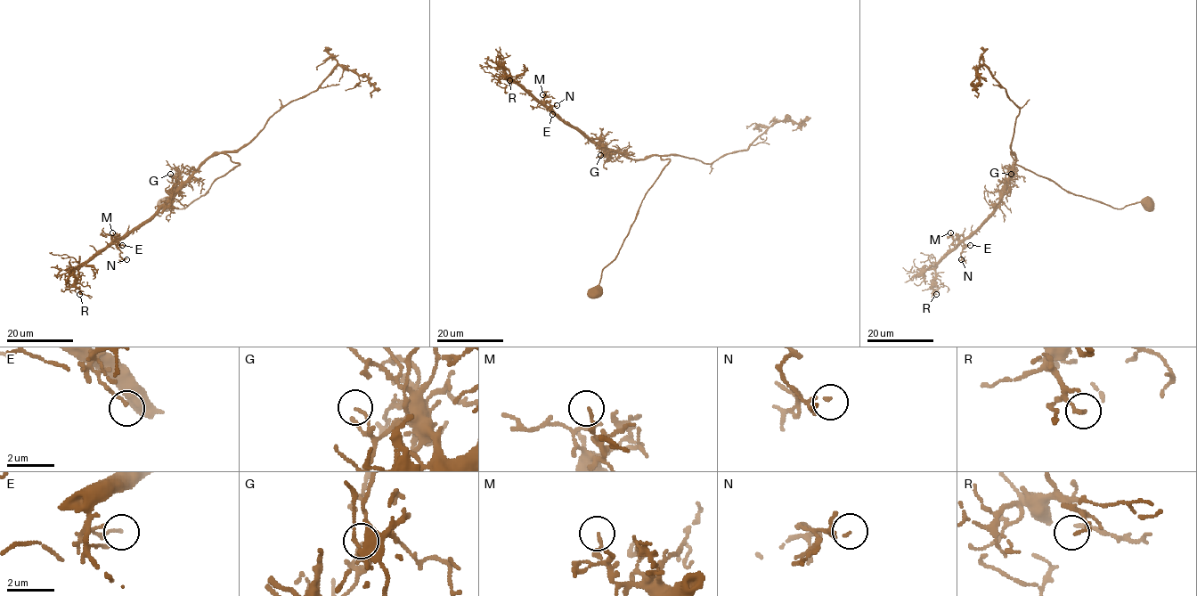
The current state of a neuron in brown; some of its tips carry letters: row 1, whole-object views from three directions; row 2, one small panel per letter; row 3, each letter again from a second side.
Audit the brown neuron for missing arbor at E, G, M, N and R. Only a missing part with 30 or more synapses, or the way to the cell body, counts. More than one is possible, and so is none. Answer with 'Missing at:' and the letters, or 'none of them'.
Missing at: N

